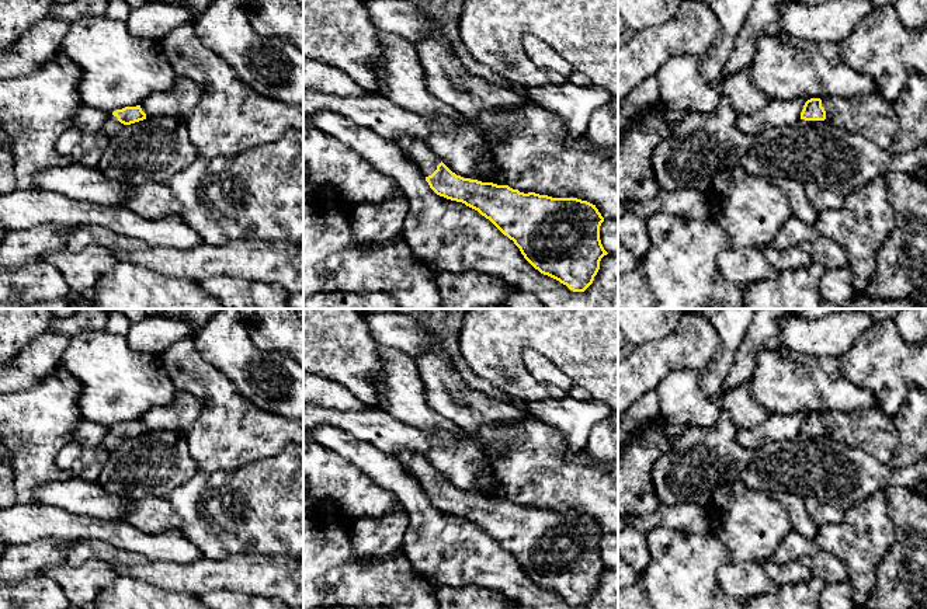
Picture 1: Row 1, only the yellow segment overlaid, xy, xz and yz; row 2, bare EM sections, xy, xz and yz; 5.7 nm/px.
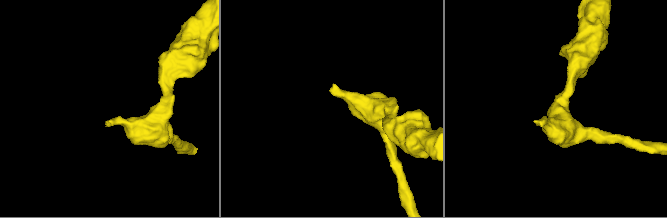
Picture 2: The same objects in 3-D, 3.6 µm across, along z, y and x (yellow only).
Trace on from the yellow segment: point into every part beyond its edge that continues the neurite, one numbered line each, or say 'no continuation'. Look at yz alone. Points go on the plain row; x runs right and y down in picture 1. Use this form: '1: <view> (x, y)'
no continuation

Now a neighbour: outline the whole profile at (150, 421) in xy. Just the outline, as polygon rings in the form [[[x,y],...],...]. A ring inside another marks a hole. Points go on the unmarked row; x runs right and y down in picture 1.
[[[177,392],[174,401],[164,407],[156,406],[140,422],[147,432],[178,431],[185,434],[194,427],[201,411],[199,401],[187,392]]]

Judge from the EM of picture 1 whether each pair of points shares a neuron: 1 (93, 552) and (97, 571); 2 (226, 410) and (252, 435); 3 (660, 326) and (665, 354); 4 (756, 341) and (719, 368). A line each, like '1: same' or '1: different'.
1: different
2: same
3: different
4: different

